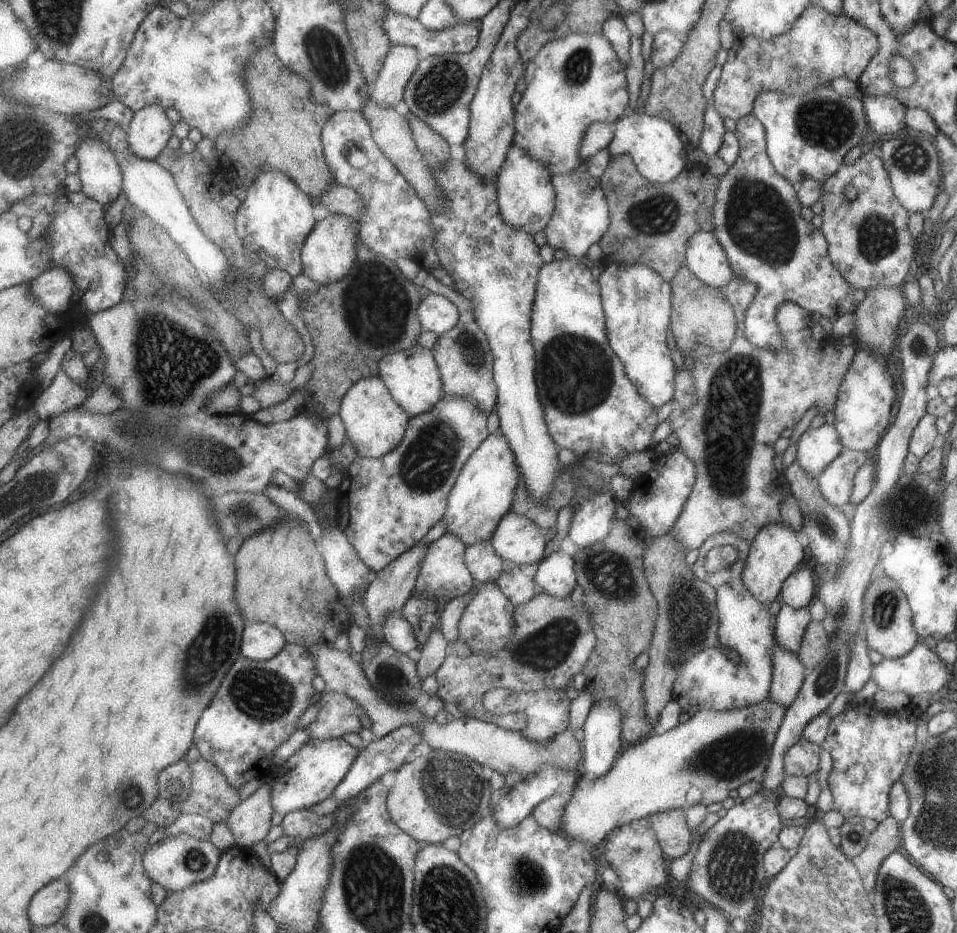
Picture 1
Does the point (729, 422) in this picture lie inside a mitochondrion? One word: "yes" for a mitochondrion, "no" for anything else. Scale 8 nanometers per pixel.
yes

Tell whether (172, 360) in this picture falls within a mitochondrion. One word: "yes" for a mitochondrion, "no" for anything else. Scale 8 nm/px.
yes

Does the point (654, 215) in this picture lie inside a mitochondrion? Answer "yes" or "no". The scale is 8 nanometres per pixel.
yes

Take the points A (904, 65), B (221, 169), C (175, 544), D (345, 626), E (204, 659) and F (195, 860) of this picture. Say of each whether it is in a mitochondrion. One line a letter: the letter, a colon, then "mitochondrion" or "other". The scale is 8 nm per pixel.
A: other
B: other
C: other
D: other
E: mitochondrion
F: mitochondrion

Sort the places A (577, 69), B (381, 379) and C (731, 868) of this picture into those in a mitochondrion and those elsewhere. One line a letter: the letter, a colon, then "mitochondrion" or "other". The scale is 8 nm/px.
A: mitochondrion
B: other
C: mitochondrion

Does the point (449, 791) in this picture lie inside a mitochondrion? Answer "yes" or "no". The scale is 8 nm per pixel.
yes

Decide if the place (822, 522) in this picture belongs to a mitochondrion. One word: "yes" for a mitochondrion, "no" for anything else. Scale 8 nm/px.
yes

